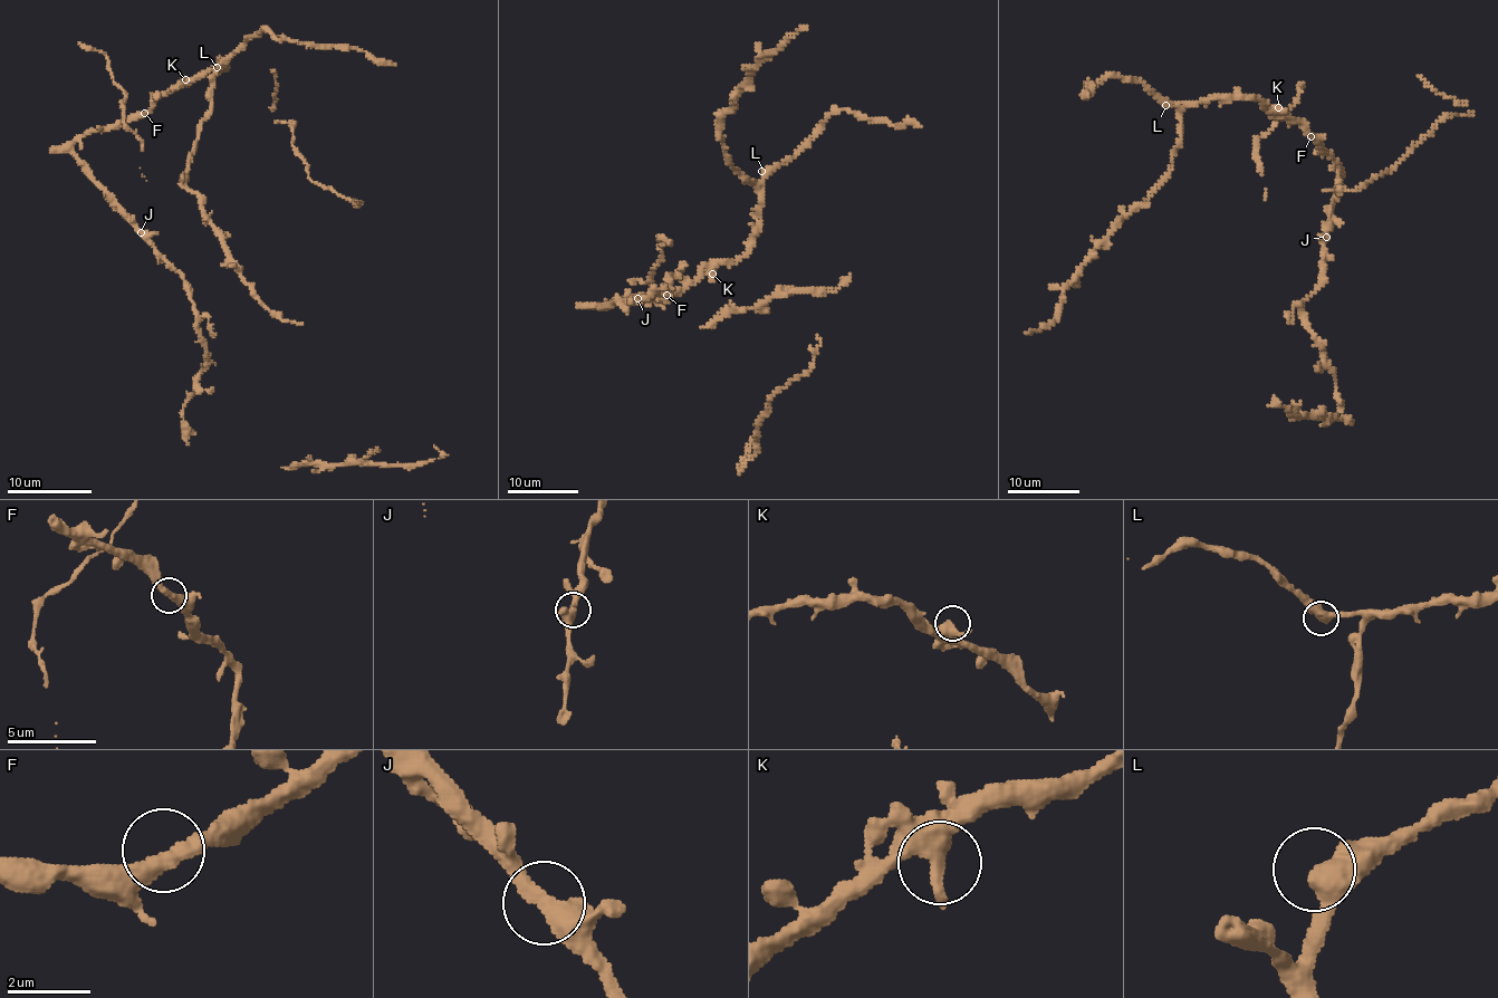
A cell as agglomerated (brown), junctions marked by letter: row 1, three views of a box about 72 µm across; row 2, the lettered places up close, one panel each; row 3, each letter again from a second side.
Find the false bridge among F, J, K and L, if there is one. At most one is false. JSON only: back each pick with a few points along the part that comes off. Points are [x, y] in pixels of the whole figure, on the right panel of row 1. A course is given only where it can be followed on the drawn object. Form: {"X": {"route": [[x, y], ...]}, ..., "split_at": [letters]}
{"split_at": []}

